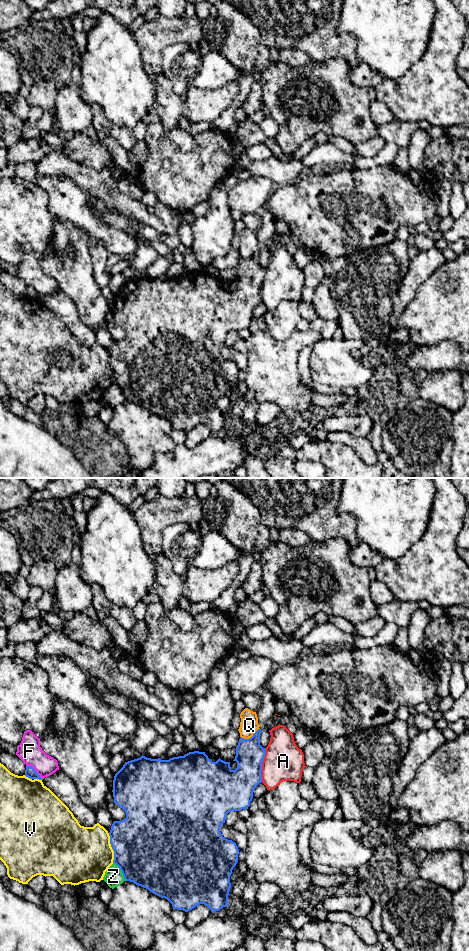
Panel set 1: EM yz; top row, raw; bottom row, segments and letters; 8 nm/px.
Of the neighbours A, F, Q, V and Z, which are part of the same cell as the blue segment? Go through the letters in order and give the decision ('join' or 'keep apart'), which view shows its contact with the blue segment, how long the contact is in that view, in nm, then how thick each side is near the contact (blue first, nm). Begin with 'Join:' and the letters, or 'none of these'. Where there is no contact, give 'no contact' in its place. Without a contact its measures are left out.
Join: none of these
A: keep apart; contact in yz; length 280 nm; calibres 260 and 320 nm
F: keep apart; contact in yz; length 180 nm; calibres 80 and 190 nm
Q: keep apart; contact in yz; length 170 nm; calibres 220 and 150 nm
V: keep apart; contact in yz; length 240 nm; calibres 480 and 440 nm
Z: keep apart; contact in yz; length 180 nm; calibres 500 and 150 nm

